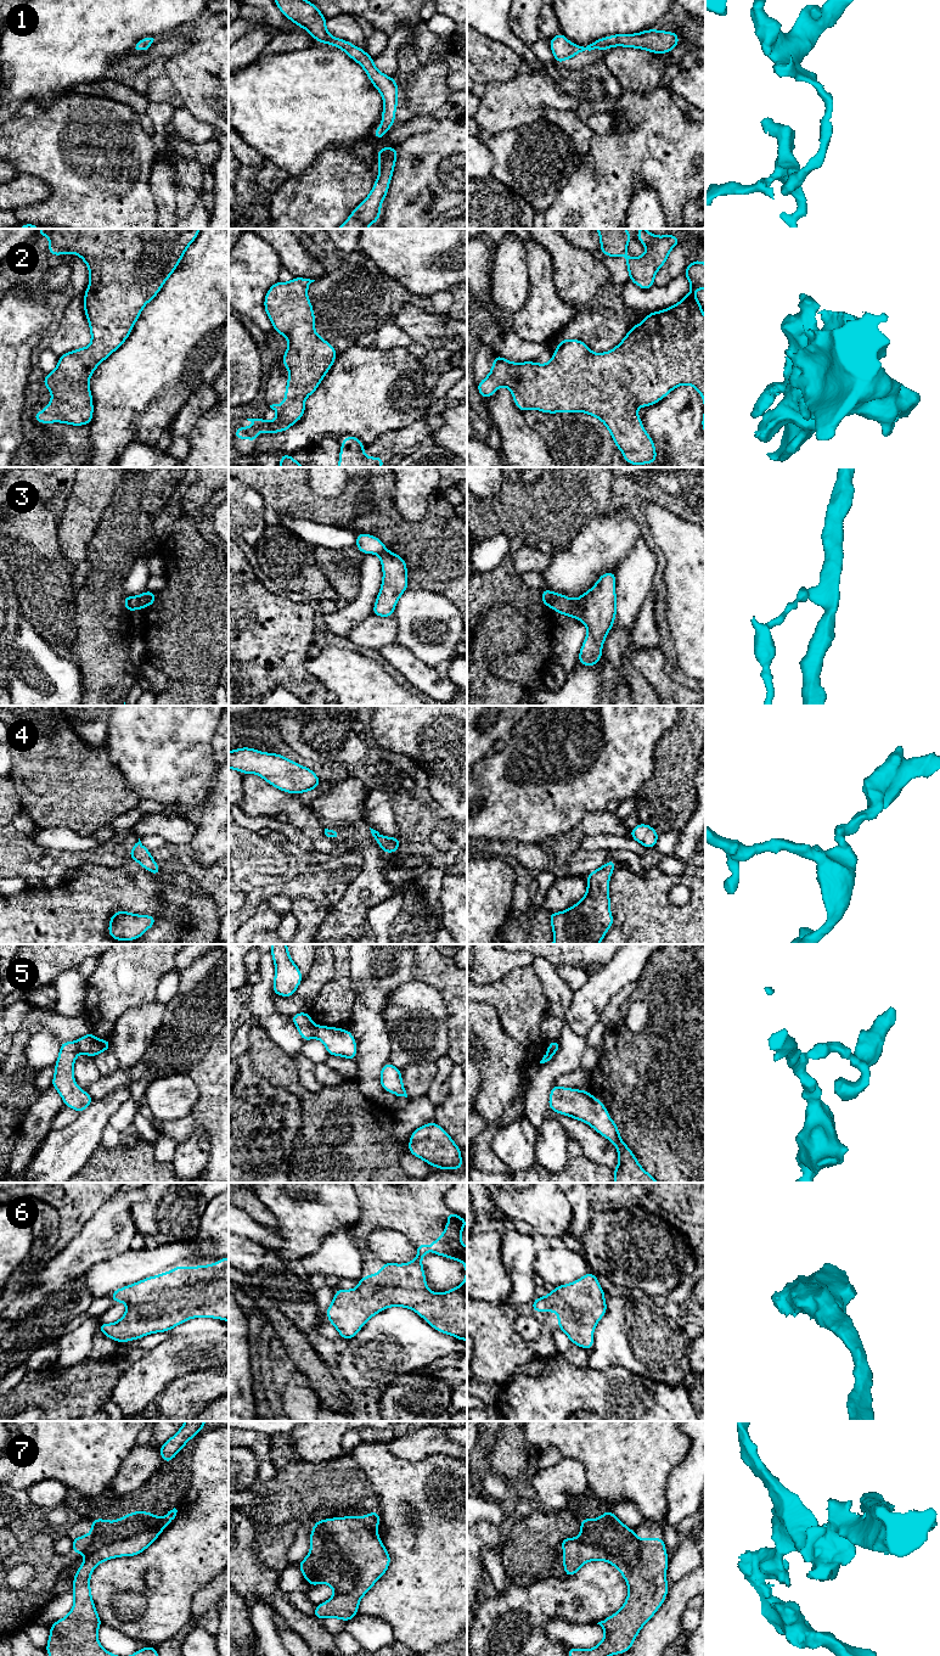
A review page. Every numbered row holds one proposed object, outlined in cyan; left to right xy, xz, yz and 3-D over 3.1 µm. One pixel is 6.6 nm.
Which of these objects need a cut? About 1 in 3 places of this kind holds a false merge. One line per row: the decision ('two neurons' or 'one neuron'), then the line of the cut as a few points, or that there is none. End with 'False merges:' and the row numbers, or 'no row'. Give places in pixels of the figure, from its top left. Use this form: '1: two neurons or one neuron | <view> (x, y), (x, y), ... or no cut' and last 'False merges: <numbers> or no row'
1: one neuron | no cut
2: one neuron | no cut
3: two neurons | xy (142, 593), (144, 606)
4: one neuron | no cut
5: two neurons | xz (314, 1026), (315, 1037)
6: one neuron | no cut
7: two neurons | xz (322, 1520), (332, 1542), (349, 1545), (344, 1559), (377, 1578)
False merges: 3, 5, 7

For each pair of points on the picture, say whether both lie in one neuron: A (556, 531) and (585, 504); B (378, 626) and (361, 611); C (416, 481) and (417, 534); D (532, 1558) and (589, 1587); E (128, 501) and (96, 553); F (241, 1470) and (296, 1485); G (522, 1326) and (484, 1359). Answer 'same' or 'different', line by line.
A: same
B: different
C: different
D: different
E: same
F: different
G: different

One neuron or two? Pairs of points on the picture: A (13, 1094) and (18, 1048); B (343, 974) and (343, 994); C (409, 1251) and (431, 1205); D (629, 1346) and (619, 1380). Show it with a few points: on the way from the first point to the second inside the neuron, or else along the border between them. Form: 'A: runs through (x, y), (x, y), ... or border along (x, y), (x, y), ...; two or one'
A: runs through (13, 1083), (15, 1059); one
B: runs through (343, 978), (343, 989); one
C: border along (388, 1228), (401, 1233), (415, 1245), (414, 1259); two
D: border along (595, 1369), (623, 1367), (649, 1379); two

